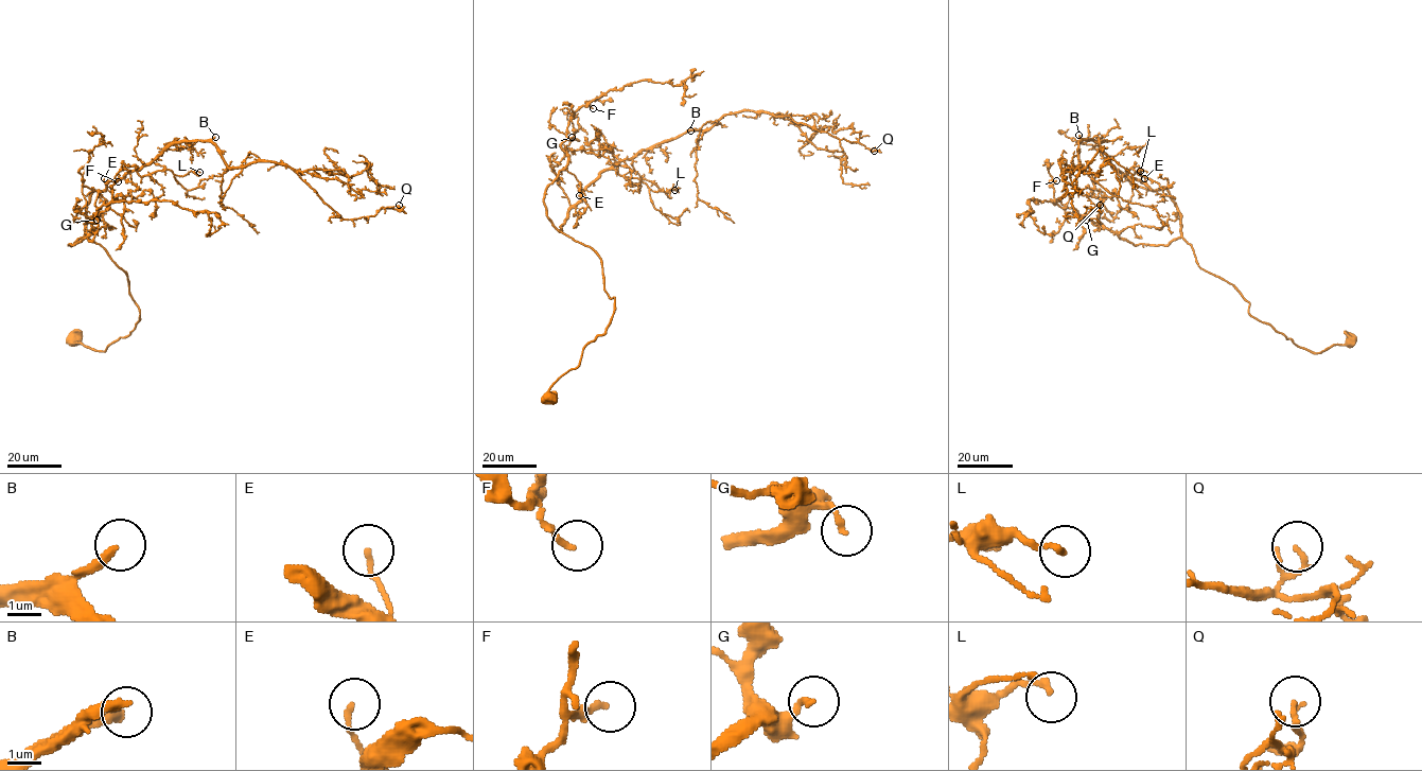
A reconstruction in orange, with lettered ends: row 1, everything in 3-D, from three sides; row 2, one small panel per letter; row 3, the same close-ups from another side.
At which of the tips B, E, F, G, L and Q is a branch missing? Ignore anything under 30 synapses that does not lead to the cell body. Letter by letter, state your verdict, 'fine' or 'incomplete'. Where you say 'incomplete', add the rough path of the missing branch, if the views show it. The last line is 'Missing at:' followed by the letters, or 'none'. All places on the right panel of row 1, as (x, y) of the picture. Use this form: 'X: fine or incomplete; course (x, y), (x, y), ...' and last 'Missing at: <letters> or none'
B: incomplete; course (1078, 135), (1083, 129), (1103, 124), (1111, 137), (1117, 135), (1120, 154), (1126, 151), (1128, 154)
E: fine
F: fine
G: fine
L: fine
Q: fine
Missing at: B

